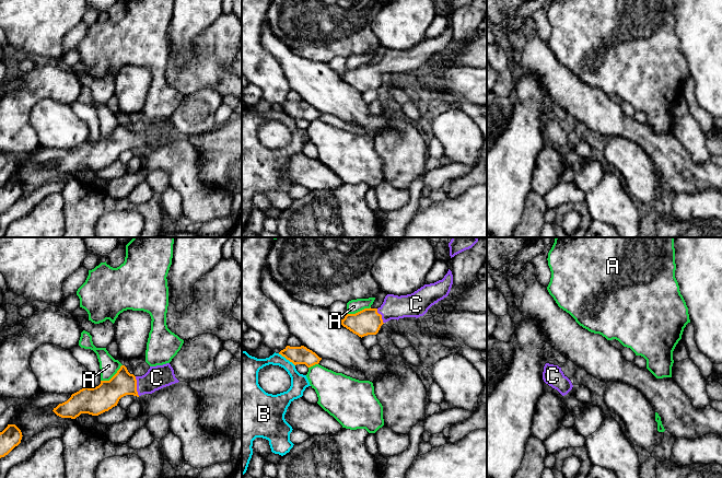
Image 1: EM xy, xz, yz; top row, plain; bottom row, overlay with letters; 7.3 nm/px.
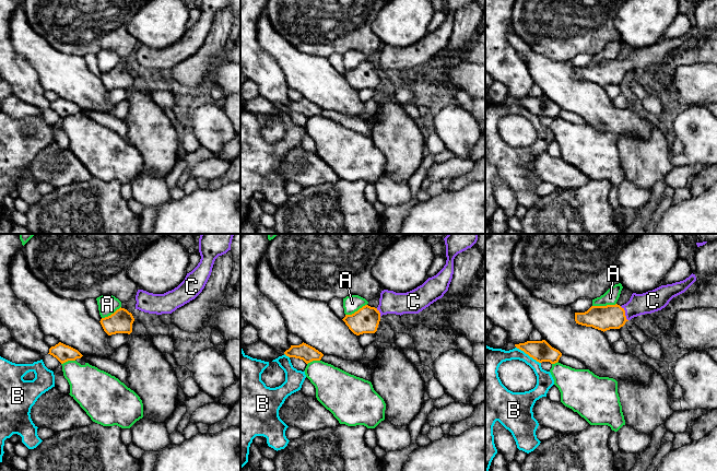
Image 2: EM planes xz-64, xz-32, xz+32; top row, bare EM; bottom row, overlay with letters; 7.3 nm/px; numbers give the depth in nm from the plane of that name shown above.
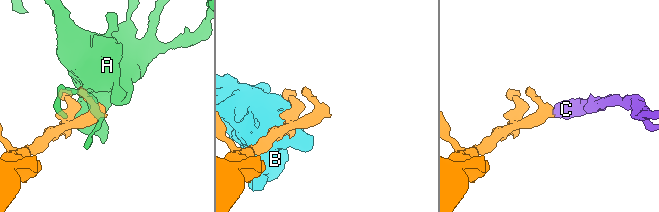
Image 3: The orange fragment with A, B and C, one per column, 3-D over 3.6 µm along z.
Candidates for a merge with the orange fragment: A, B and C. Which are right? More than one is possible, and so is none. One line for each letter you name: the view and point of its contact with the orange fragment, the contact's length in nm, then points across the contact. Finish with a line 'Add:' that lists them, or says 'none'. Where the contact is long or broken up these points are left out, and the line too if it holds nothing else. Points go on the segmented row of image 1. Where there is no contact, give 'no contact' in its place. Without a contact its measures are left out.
C: xy (136, 386) | 150 nm | across xy (105, 396), (118, 386), (136, 386), (148, 384), (156, 377)
Add: C

